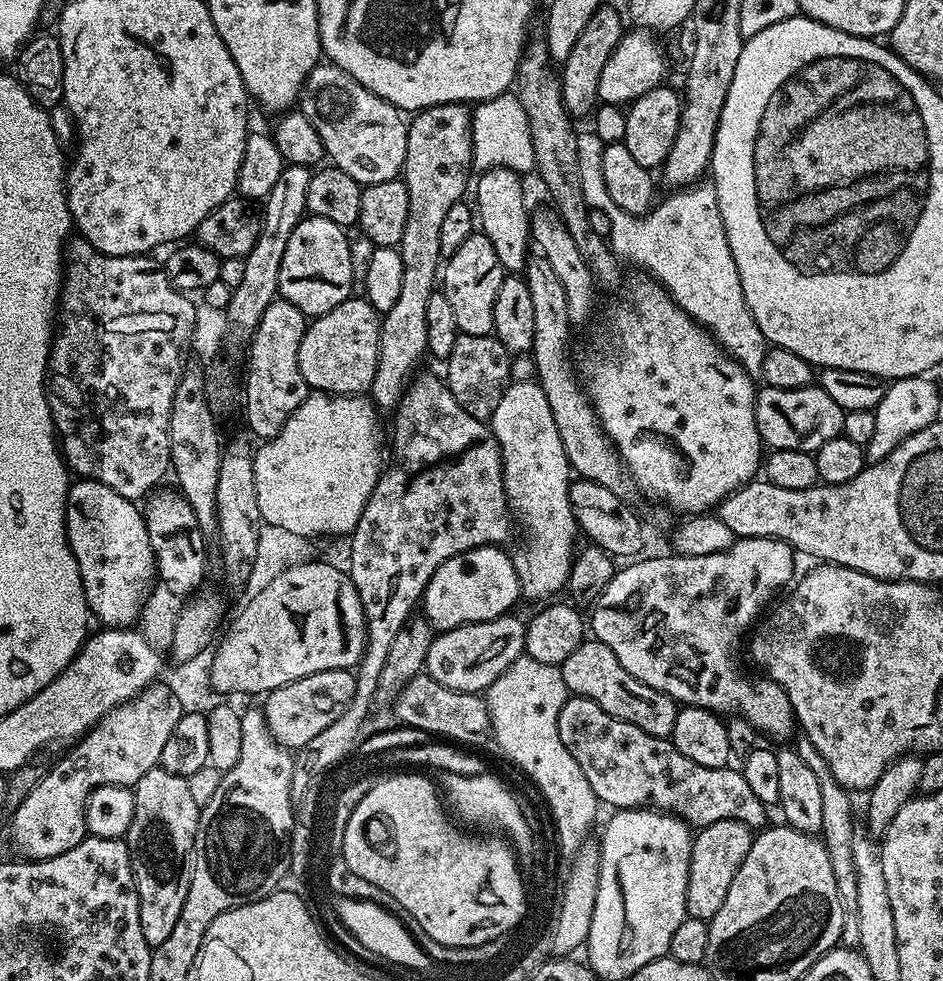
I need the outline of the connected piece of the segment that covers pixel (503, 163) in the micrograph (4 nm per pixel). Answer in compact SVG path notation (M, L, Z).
M505 94L493 100L481 100L471 109L472 113L472 168L513 168L521 174L535 169L534 142L530 122L519 95Z

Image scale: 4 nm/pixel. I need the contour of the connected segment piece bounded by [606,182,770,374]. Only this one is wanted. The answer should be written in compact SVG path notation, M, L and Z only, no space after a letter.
M708 182L702 183L669 191L669 196L664 201L661 199L645 216L616 212L618 206L612 208L612 212L606 214L610 218L607 239L621 261L637 264L749 374L756 374L770 343L746 306L742 278L738 266L734 266L734 254L726 238L715 187Z

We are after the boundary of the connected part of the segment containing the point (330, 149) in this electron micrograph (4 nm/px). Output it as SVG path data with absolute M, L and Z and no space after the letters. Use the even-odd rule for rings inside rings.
M331 62L317 64L306 78L298 108L318 130L325 157L361 186L390 182L403 173L404 141L408 134L405 117L393 104L366 90L362 82L350 78L346 70Z

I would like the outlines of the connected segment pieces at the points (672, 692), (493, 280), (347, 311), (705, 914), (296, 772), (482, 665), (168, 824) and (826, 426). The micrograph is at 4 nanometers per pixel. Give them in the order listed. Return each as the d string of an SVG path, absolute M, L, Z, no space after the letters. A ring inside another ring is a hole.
M745 536L733 539L728 551L718 554L667 555L625 563L628 564L625 568L623 565L613 574L606 590L602 590L596 603L591 605L591 635L610 646L610 650L614 650L614 658L618 658L618 662L622 662L622 666L626 666L634 678L666 694L677 705L709 708L717 714L739 714L753 725L757 733L764 735L765 732L768 736L790 735L797 723L786 690L767 678L756 680L753 684L748 676L739 680L736 677L736 651L740 648L744 631L746 636L754 622L759 621L765 609L777 599L776 591L788 579L793 579L794 549L775 538Z
M479 230L473 231L472 236L466 238L466 242L462 242L462 246L458 246L458 250L454 250L452 256L447 257L442 268L442 291L446 302L450 302L457 333L493 335L494 298L498 294L498 286L502 286L505 275L503 266L498 262L498 254L494 254L494 246L490 246L490 238L486 238Z
M349 298L341 302L338 306L334 306L334 310L330 310L326 314L315 317L305 327L304 337L302 342L298 346L298 370L302 370L302 378L308 384L309 389L318 392L331 392L337 396L351 396L353 394L364 394L371 389L372 383L374 382L374 370L378 366L378 350L380 349L380 322L382 319L381 313L374 310L374 306L366 298Z
M719 820L693 835L690 874L686 882L688 915L709 921L714 918L714 914L718 914L730 890L730 882L734 882L734 874L738 874L738 866L742 866L742 858L746 858L750 850L753 835L753 829L737 820Z
M421 371L419 374L412 377L408 381L408 389L402 394L402 398L397 402L394 409L396 417L392 420L392 461L387 461L386 467L381 471L378 482L374 486L374 490L370 494L370 498L366 502L366 506L362 510L362 518L358 518L358 526L351 532L350 551L346 571L351 576L354 586L358 590L358 598L362 602L362 610L364 611L364 621L366 622L366 634L368 635L368 644L364 647L364 653L359 664L354 669L356 677L356 685L354 686L354 698L350 702L350 706L346 706L346 710L342 710L342 714L322 730L315 738L310 738L306 746L300 748L293 757L292 772L291 772L291 794L293 799L300 799L306 792L310 782L319 777L328 766L342 759L344 754L348 753L351 748L357 745L359 736L358 732L362 728L362 722L368 716L368 710L374 706L376 699L376 691L378 690L378 678L382 674L382 666L386 666L386 654L390 650L390 645L394 642L394 637L398 634L398 630L402 630L402 626L413 615L412 607L421 603L424 595L424 588L430 582L430 578L434 574L434 570L438 570L438 566L442 566L442 562L446 562L450 558L454 558L458 554L462 554L471 548L486 548L489 546L504 546L507 545L507 540L512 536L512 524L514 528L514 517L508 506L508 499L504 493L504 471L502 470L502 462L500 461L500 447L494 438L491 427L485 421L474 418L470 414L466 414L466 410L462 410L462 406L458 406L458 402L454 398L454 394L450 394L447 383L443 379L440 380L436 376L431 376L430 373Z
M505 614L439 633L428 651L427 675L450 690L483 693L516 659L525 655L525 627L525 621L520 621L516 614Z
M159 766L142 774L140 781L134 785L134 818L130 822L126 843L138 890L138 918L142 922L142 938L146 938L151 949L166 942L166 937L174 931L174 926L178 922L178 914L182 914L186 890L190 890L192 851L200 821L200 810L201 805L196 804L190 794L187 779L178 774L170 774Z
M767 386L756 393L754 418L761 441L769 449L802 450L815 454L830 438L844 431L844 408L826 394L819 386L798 390L778 390ZM769 444L769 445L768 445Z

